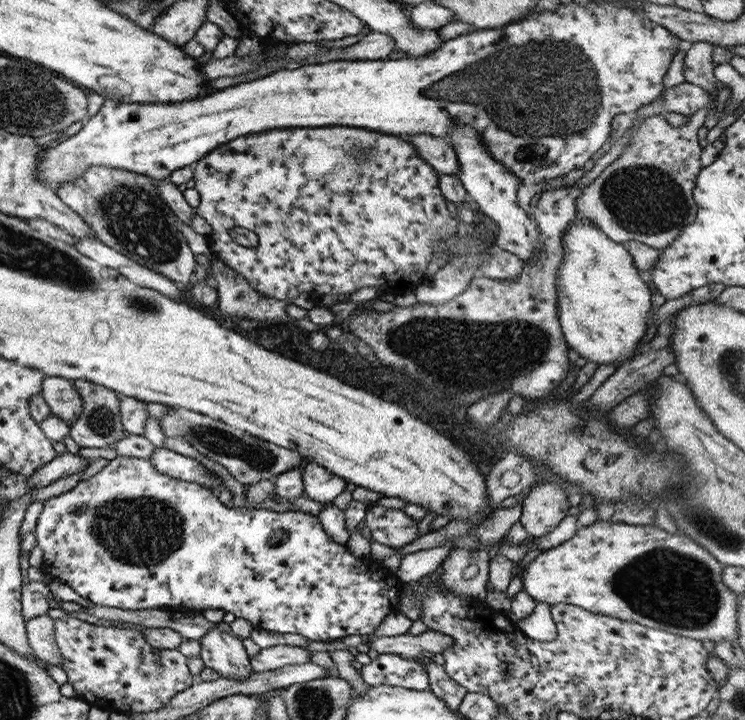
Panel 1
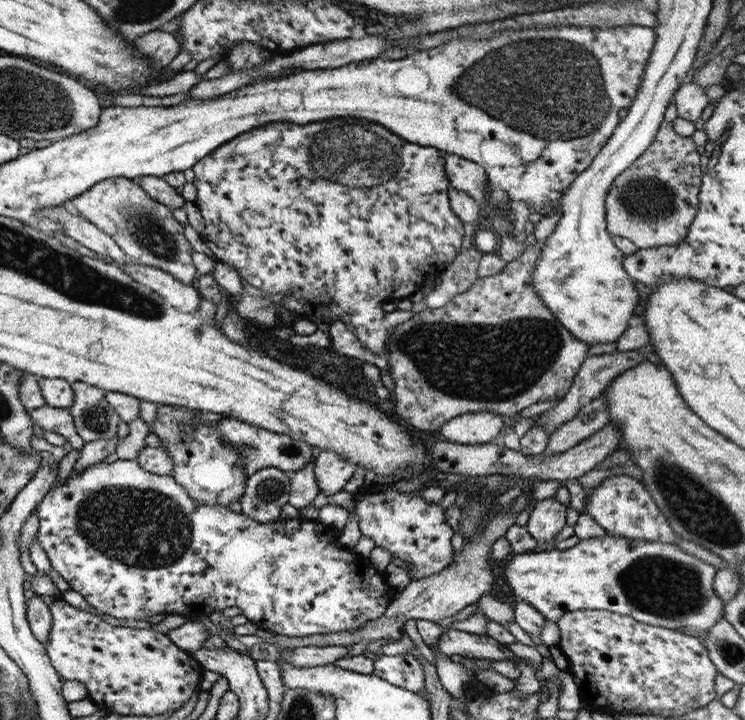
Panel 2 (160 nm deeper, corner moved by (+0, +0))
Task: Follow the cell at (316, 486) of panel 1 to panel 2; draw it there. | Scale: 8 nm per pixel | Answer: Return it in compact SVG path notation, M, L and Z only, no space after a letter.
M335 451L317 452L313 462L315 480L320 490L319 502L323 501L325 496L341 491L356 468L353 463Z

